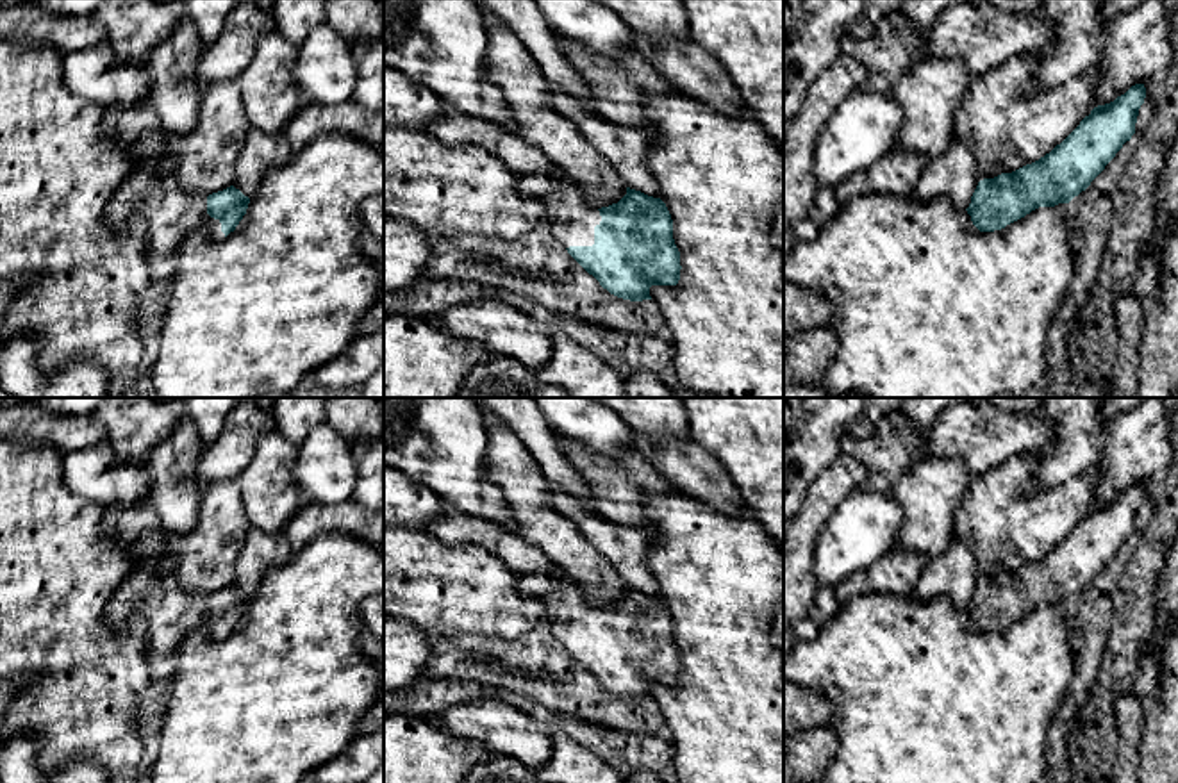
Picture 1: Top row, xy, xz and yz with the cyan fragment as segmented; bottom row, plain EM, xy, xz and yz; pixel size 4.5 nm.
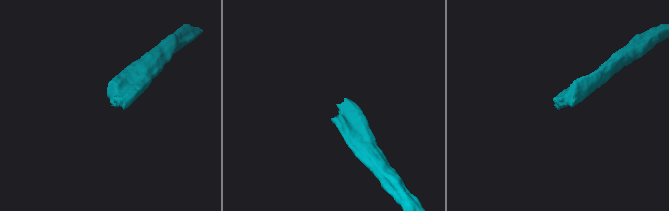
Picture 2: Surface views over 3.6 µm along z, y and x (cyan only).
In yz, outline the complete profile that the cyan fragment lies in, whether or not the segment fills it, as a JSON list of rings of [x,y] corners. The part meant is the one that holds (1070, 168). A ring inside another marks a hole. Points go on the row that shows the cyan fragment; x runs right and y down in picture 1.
[[[1144,84],[1098,105],[1049,153],[1012,173],[978,182],[966,209],[980,232],[1001,230],[1039,207],[1069,203],[1135,134]]]

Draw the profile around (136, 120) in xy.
[[[132,105],[121,111],[107,111],[104,127],[134,146],[136,173],[168,184],[171,180],[171,161],[166,155],[161,121],[152,109]]]

